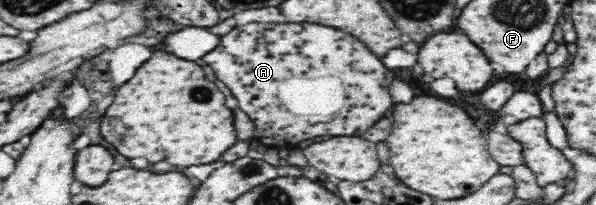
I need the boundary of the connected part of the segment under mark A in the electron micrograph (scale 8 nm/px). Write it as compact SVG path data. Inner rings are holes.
M309 22L237 24L203 60L215 70L217 78L231 88L233 96L239 100L239 108L255 123L254 140L276 149L290 148L291 144L315 136L362 137L363 132L393 106L389 96L393 72L387 70L363 42L329 26Z

